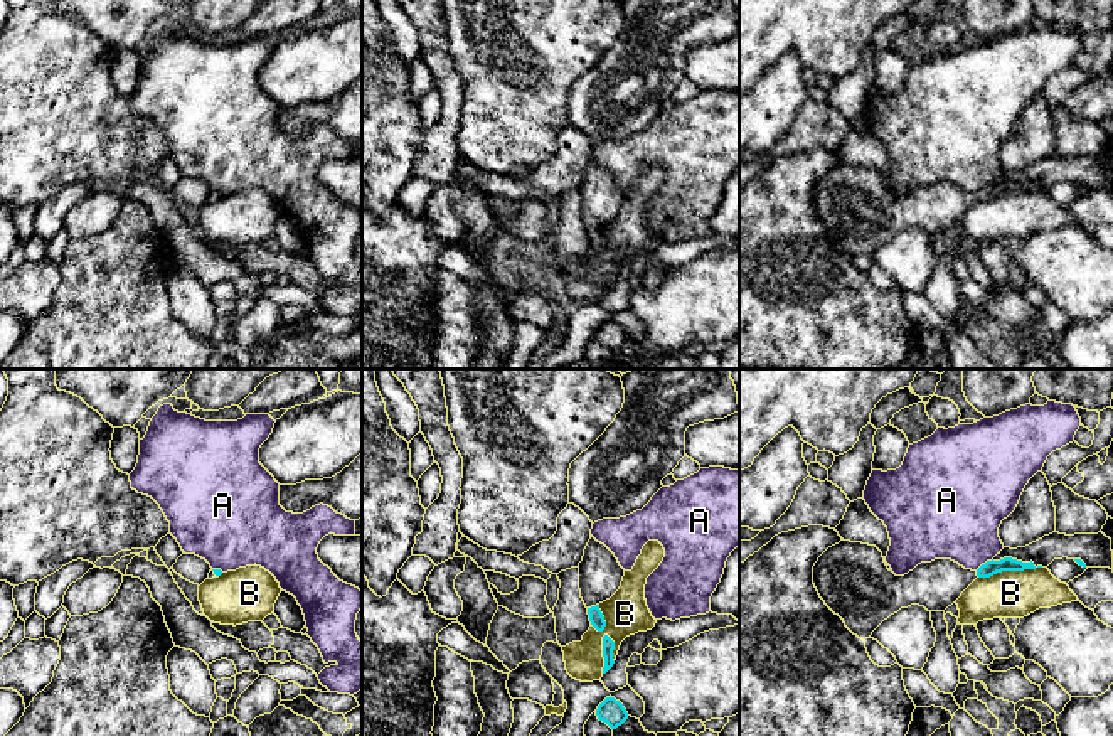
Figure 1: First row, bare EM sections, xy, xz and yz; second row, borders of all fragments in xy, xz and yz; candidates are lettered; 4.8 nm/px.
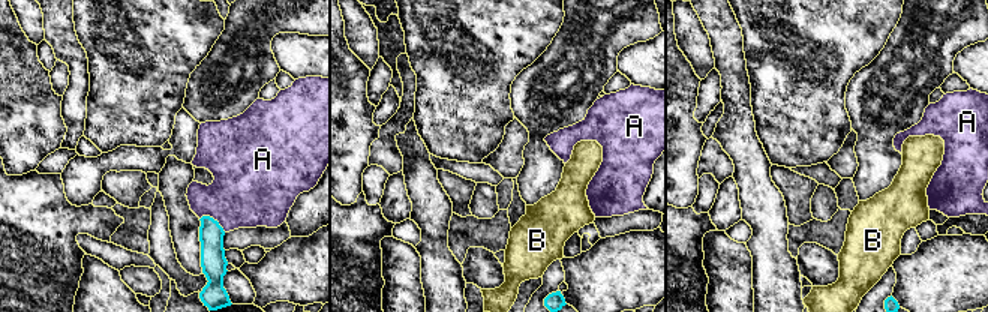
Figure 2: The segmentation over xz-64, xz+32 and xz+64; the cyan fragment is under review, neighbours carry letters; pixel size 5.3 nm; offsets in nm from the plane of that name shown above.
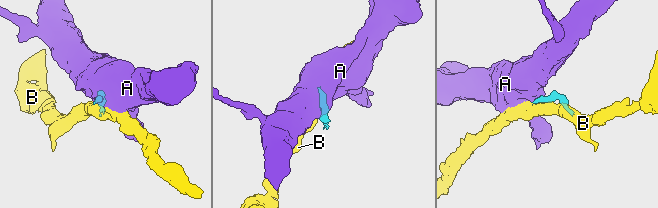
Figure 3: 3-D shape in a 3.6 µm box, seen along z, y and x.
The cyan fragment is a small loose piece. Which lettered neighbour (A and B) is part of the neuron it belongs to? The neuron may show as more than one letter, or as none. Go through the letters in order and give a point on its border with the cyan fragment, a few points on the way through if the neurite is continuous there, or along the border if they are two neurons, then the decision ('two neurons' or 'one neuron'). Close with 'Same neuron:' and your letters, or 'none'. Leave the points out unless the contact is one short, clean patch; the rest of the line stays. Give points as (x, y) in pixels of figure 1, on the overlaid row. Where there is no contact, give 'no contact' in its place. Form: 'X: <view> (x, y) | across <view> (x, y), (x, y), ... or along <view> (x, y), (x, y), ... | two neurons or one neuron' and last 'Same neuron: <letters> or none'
A: yz (985, 563) | along yz (992, 558), (975, 570) | two neurons
B: xz (603, 654) | along xz (607, 634), (603, 637), (601, 672) | two neurons
Same neuron: none

